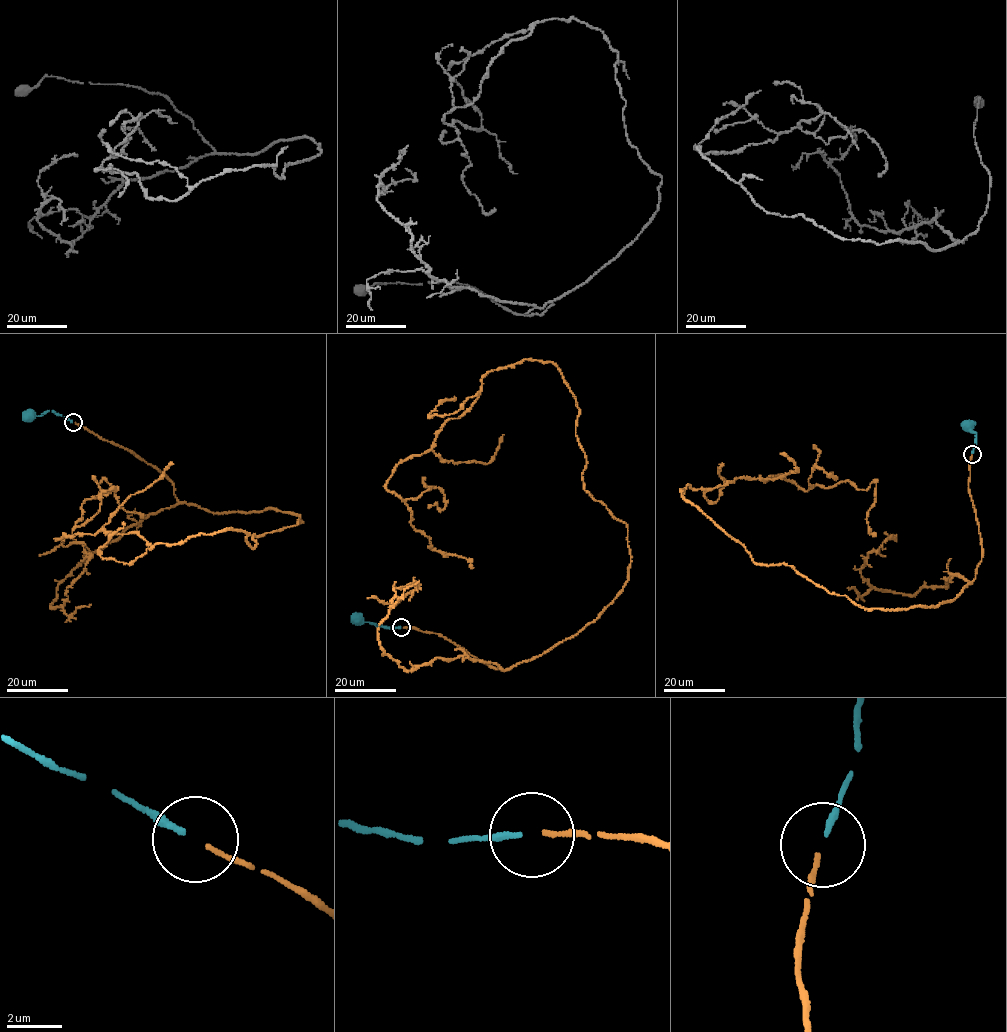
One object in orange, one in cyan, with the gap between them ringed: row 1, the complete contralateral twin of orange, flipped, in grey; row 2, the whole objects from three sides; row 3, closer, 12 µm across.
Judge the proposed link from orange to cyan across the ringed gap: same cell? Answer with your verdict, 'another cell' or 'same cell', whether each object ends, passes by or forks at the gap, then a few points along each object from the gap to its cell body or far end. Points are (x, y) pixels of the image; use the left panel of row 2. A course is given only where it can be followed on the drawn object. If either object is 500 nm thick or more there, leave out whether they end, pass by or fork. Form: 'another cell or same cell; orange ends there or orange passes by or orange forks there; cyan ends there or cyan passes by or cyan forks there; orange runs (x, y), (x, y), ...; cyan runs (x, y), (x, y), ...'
same cell; orange ends there; cyan ends there; orange runs (75, 423), (179, 501), (302, 522), (254, 548), (230, 528), (56, 539), (103, 479), (144, 515); cyan runs (72, 421), (52, 411), (29, 418)

